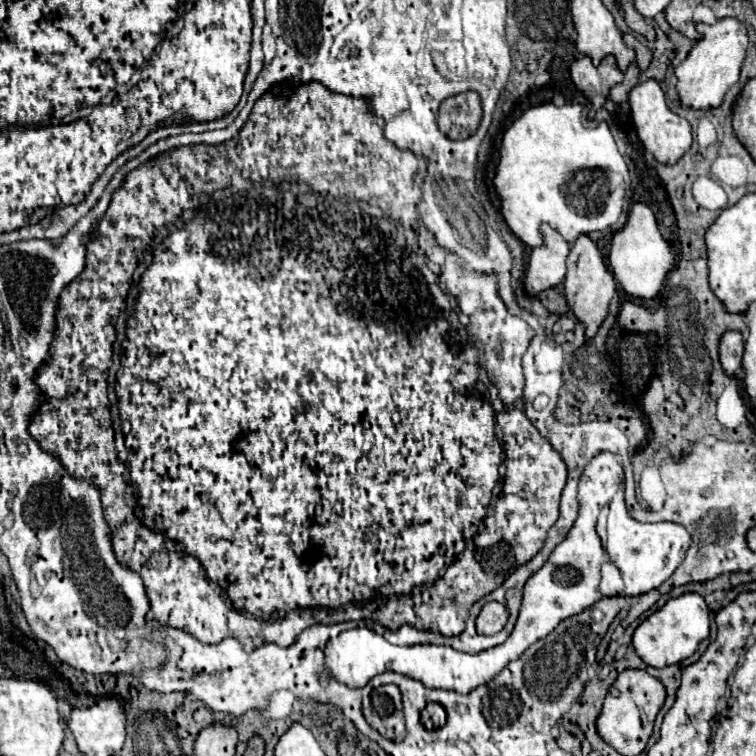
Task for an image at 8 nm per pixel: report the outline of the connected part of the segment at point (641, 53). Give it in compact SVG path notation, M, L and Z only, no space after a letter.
M624 35L624 43L636 51L636 63L638 63L640 71L648 69L650 61L652 61L652 53L650 53L650 49L648 49L644 43L640 43L636 37L632 37L632 35Z

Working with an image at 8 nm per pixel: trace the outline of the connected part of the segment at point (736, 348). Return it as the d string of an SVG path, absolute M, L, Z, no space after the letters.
M726 331L720 339L720 363L728 377L738 377L742 371L742 335L736 331Z

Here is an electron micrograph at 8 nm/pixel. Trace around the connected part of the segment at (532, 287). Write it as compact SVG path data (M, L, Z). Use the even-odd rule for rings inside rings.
M548 223L542 225L544 243L532 249L524 287L528 295L538 295L550 287L556 287L566 277L566 257L568 257L568 243L562 235L552 229Z

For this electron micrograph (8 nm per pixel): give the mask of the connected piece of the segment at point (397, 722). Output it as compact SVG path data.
M396 685L374 687L364 703L364 717L382 737L400 743L406 735L402 695Z

